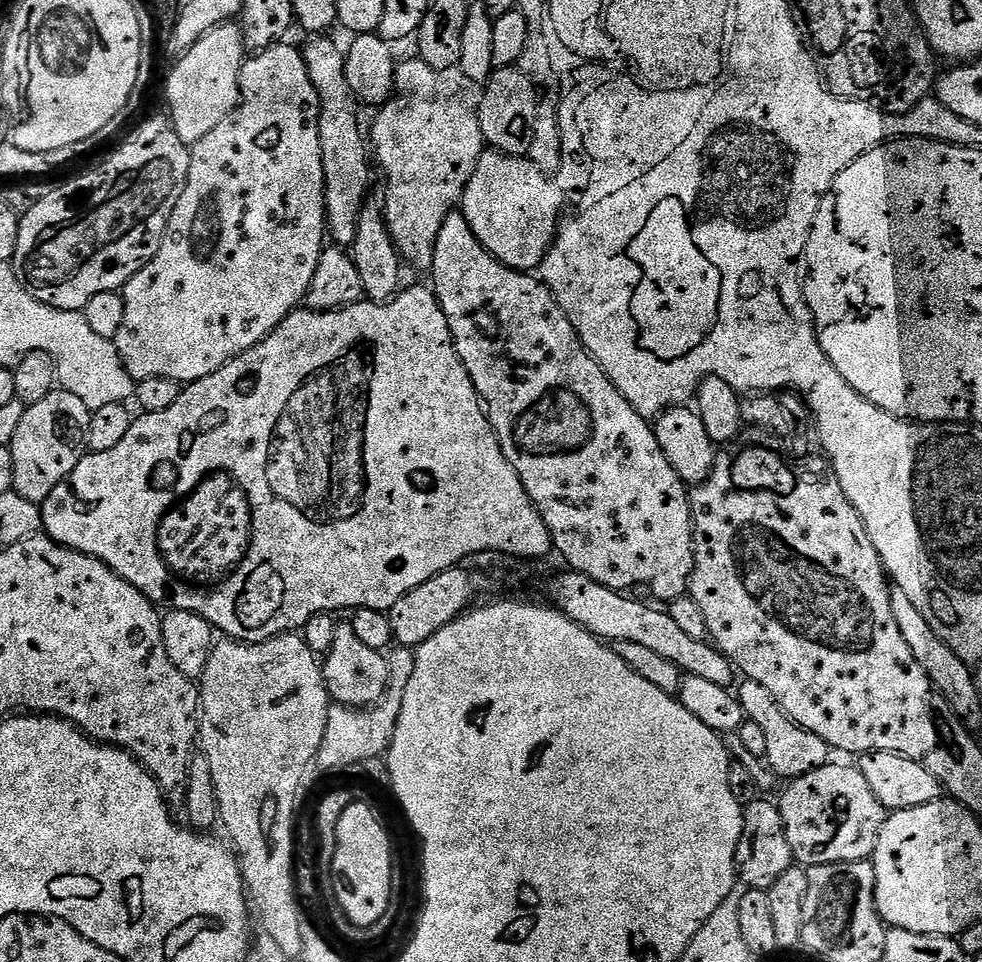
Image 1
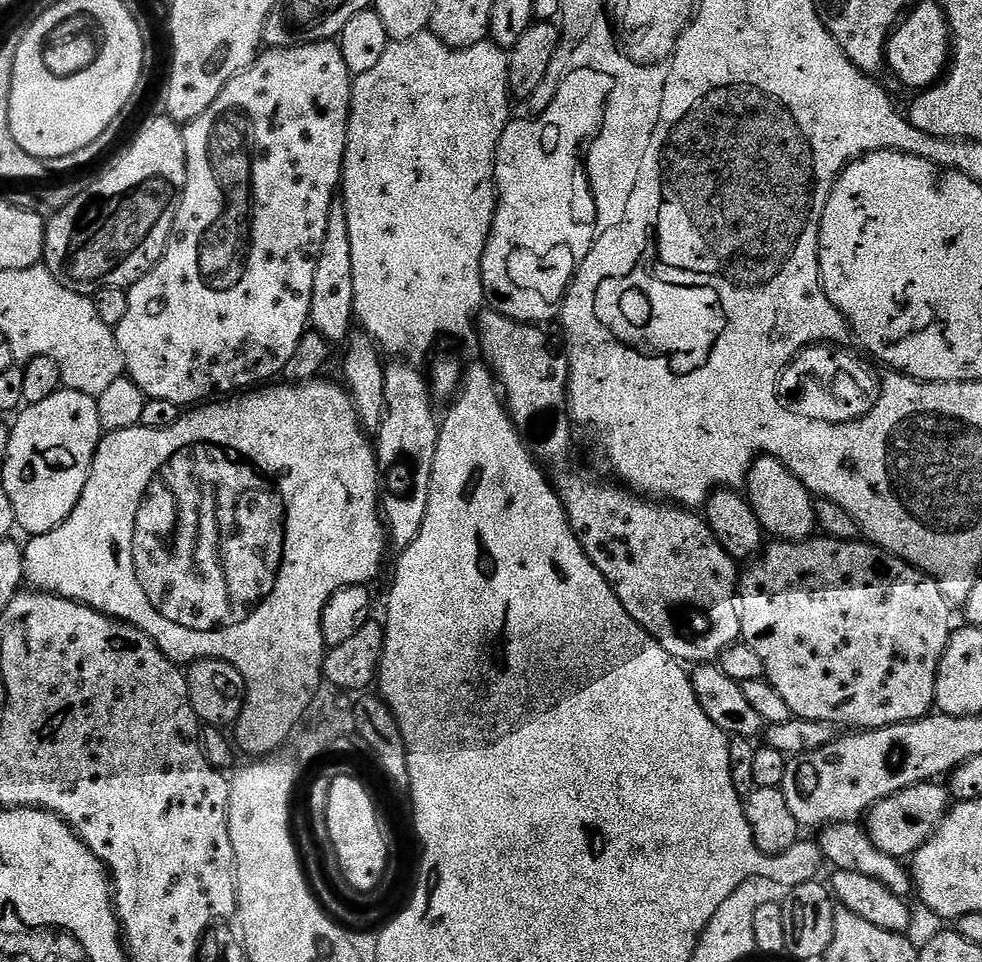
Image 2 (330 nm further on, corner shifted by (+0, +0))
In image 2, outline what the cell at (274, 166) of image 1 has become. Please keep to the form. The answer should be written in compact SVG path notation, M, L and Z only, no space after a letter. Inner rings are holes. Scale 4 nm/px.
M339 43L274 48L257 55L252 67L234 77L224 87L222 94L218 94L206 114L183 125L188 177L184 183L184 195L176 208L168 248L164 257L127 289L130 306L126 309L126 318L122 318L122 322L114 330L127 375L143 390L147 399L174 402L181 406L212 402L225 394L236 394L241 390L275 381L283 373L286 362L290 362L294 350L298 350L298 342L310 328L308 315L310 294L314 290L314 266L318 266L318 254L322 250L326 222L330 218L330 210L342 184L344 151L348 145L348 115L352 109L353 79L346 66L346 58L342 58L340 53Z

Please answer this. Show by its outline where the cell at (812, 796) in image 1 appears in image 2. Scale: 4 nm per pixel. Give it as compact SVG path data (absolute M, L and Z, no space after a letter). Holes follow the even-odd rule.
M940 782L915 784L875 804L866 817L866 831L874 846L884 854L897 858L915 856L916 851L936 833L936 827L948 814L950 792L942 785Z

